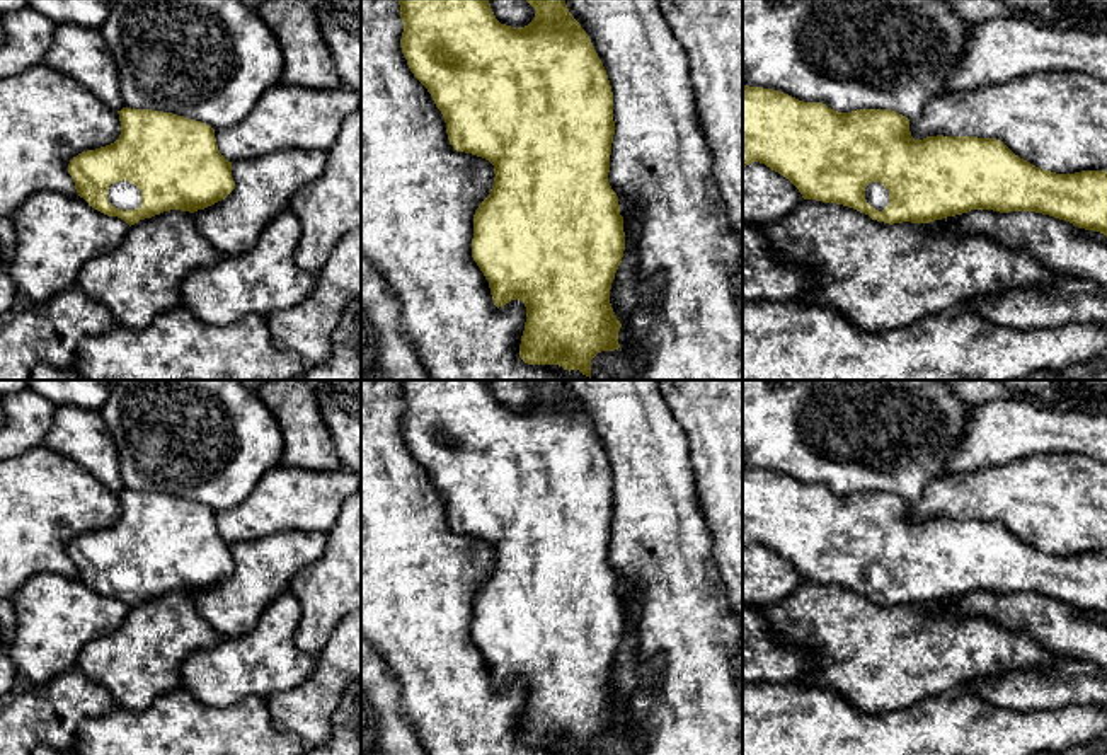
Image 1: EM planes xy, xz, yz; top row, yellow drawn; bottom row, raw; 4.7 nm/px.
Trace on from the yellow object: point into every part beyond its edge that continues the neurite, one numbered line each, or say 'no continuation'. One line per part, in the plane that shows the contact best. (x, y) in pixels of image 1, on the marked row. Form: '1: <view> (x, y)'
1: xy (123, 195)

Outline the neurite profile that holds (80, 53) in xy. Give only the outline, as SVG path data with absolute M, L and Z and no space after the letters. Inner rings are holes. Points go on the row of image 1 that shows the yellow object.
M56 26L44 63L80 82L109 109L124 107L119 73L99 29Z

